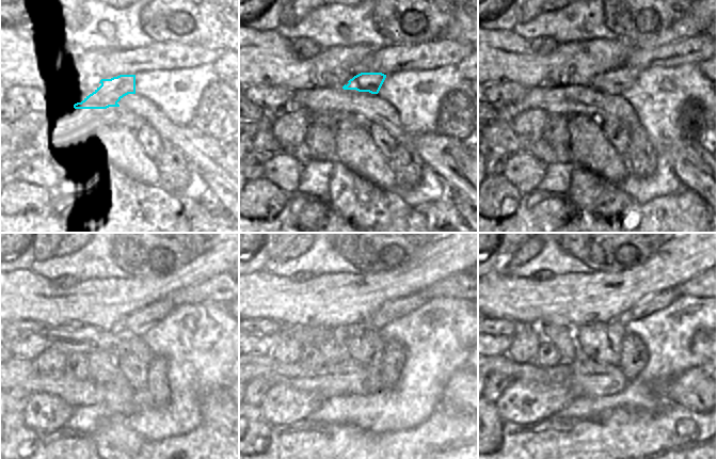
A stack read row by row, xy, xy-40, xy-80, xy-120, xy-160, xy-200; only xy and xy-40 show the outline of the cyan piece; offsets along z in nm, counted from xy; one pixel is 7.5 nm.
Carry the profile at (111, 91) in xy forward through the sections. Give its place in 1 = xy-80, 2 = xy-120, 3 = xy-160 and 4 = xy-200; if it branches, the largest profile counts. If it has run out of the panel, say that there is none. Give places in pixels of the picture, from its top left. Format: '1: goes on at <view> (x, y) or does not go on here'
1: goes on at xy-80 (614, 81)
2: goes on at xy-120 (138, 322)
3: goes on at xy-160 (394, 310)
4: goes on at xy-200 (662, 300)

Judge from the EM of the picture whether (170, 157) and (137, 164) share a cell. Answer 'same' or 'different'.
different

